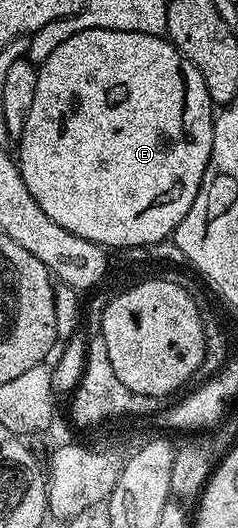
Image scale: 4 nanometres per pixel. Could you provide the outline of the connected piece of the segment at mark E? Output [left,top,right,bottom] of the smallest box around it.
[17,29,215,249]

